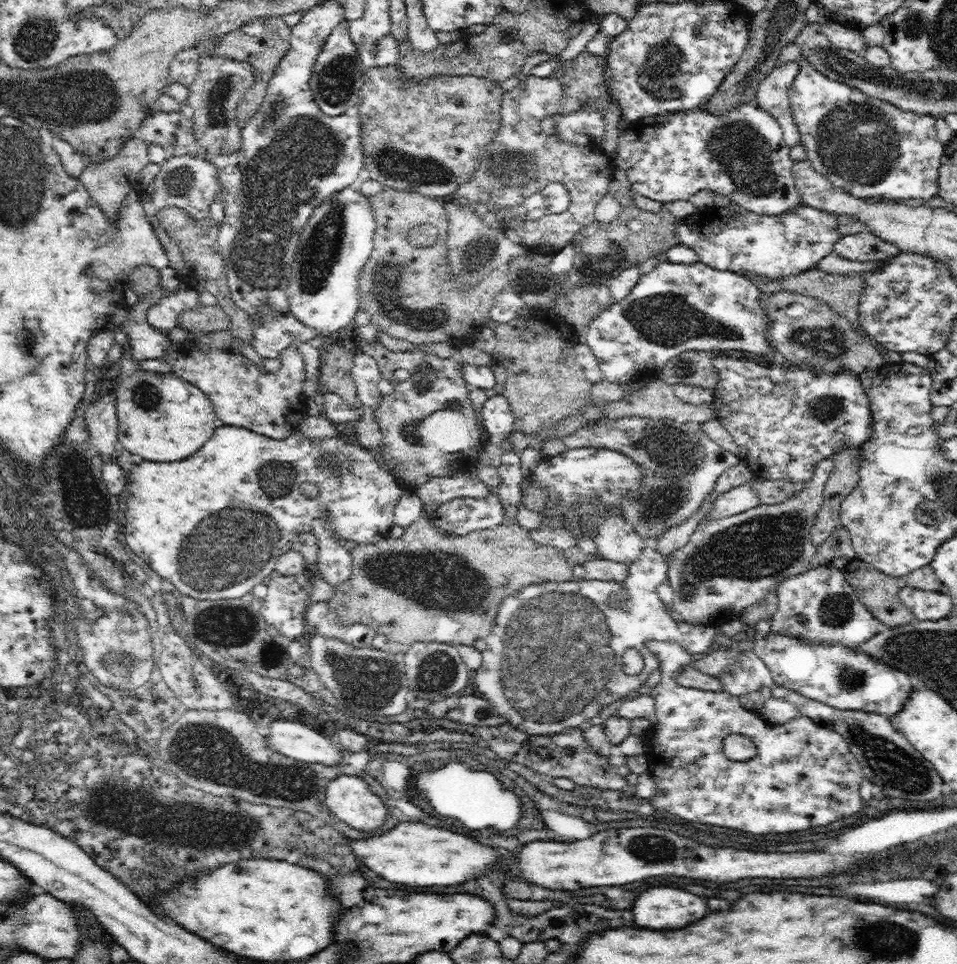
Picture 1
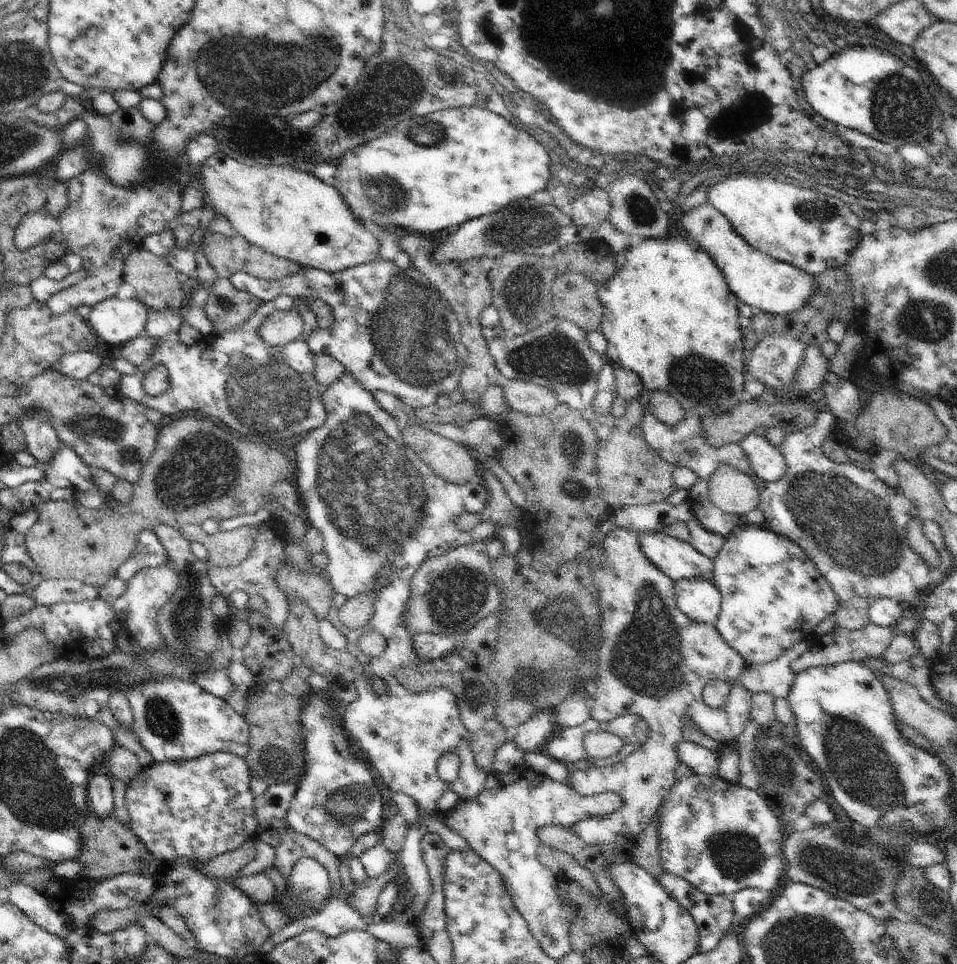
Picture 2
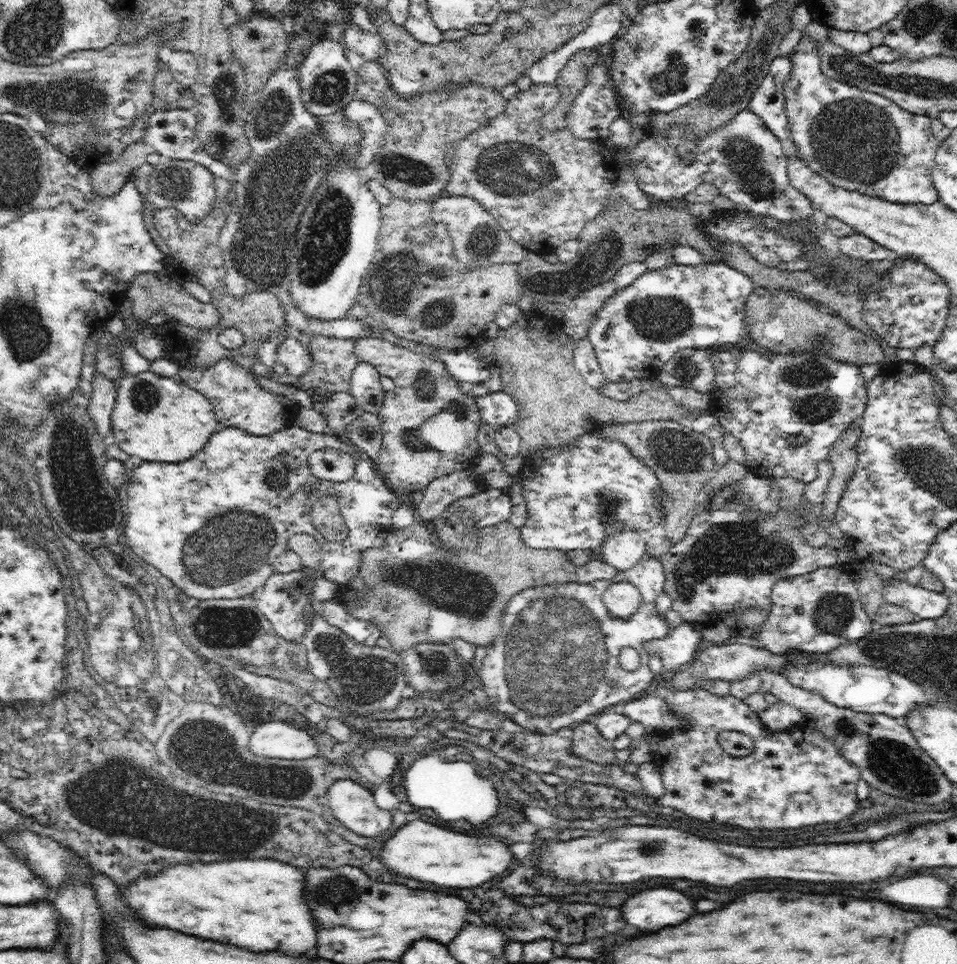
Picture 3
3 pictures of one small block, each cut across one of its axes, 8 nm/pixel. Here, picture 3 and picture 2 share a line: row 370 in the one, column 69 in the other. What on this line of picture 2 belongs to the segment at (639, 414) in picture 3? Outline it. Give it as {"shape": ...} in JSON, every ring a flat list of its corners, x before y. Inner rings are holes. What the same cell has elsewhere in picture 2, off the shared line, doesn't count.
{"shape":[[196,412,182,415,174,422,165,421,158,431,154,453,142,468,138,482,132,486,133,494,126,504,116,501,118,506,104,504,96,509,88,509,75,497,71,500,52,500,37,509,40,517,26,534,25,546,42,579,76,578,100,589,134,552,140,530,154,530,158,524,166,524,180,531,186,524,201,525,212,517,228,520,244,514,254,515,262,509,270,508,273,511,274,486,282,480,295,482,296,463,287,461,282,449,273,448,264,437,257,437,256,434,245,438,217,420]]}

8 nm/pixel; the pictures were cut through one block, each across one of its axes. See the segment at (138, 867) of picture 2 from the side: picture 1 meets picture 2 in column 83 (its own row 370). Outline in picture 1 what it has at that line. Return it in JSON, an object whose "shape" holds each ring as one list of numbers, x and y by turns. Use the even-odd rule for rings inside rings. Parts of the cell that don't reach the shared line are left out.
{"shape":[[760,291,762,309,766,311,767,327,765,339,788,362,796,366,824,368,825,372,852,372,860,375,863,371,877,371,886,361,869,337,864,338,844,315,836,313,823,301,799,293,776,292,767,294]]}

